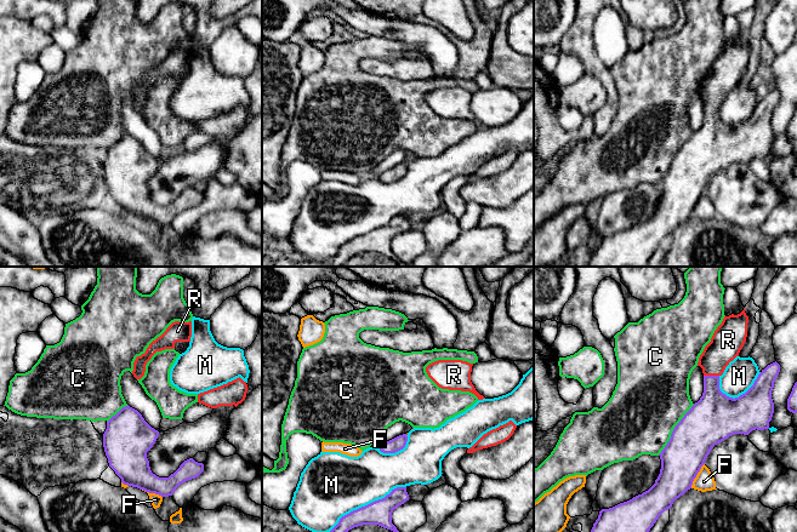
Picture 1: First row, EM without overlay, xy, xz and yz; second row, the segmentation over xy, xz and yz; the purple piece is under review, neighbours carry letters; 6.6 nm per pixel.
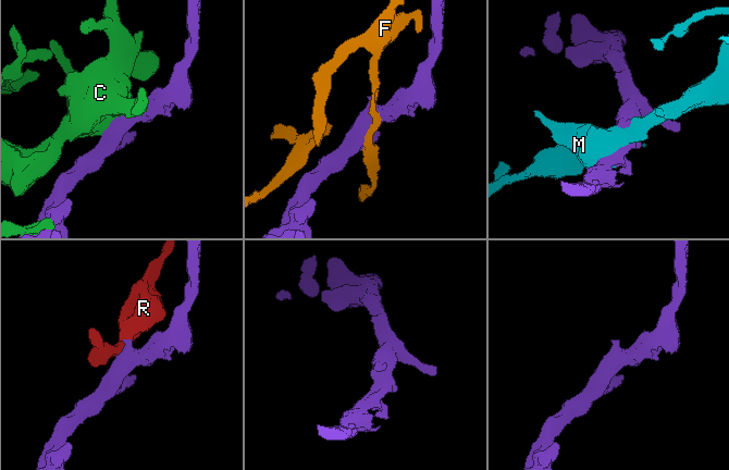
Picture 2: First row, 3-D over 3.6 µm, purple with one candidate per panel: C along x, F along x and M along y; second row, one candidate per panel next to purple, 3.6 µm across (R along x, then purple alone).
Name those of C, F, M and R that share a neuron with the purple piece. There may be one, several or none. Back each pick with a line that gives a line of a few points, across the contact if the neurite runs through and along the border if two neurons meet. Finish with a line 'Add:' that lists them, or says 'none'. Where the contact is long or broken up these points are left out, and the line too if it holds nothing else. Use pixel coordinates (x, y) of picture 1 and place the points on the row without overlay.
Add: R

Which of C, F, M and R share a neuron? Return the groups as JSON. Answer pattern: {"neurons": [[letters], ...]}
{"neurons": [["C"], ["F"], ["M"], ["R"]]}

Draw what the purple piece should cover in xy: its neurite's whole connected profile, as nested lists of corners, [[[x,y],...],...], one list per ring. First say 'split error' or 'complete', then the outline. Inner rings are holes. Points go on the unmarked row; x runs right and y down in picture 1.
complete; [[[127,133],[107,150],[103,176],[109,195],[124,213],[169,225],[181,212],[198,206],[204,200],[204,193],[189,187],[169,206],[156,205],[150,199],[147,181],[158,165],[159,160]]]

